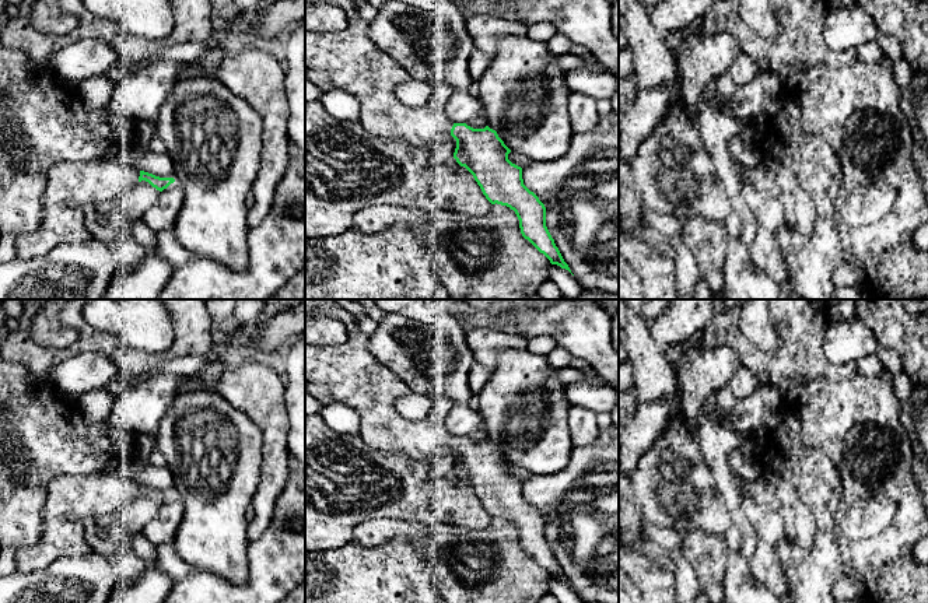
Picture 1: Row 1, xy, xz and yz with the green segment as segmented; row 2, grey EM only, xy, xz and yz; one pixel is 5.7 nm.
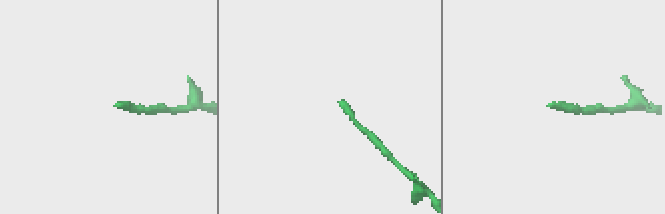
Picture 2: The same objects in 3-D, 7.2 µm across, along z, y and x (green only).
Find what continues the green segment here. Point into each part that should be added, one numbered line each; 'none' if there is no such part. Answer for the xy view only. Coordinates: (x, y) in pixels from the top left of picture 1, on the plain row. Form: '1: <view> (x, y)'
1: xy (72, 500)

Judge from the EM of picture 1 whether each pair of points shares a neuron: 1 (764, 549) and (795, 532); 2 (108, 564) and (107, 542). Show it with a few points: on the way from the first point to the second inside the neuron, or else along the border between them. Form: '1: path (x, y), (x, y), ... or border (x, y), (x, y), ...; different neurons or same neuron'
1: border (771, 507), (780, 514), (787, 536); different neurons
2: border (114, 537), (108, 553), (93, 550); different neurons

